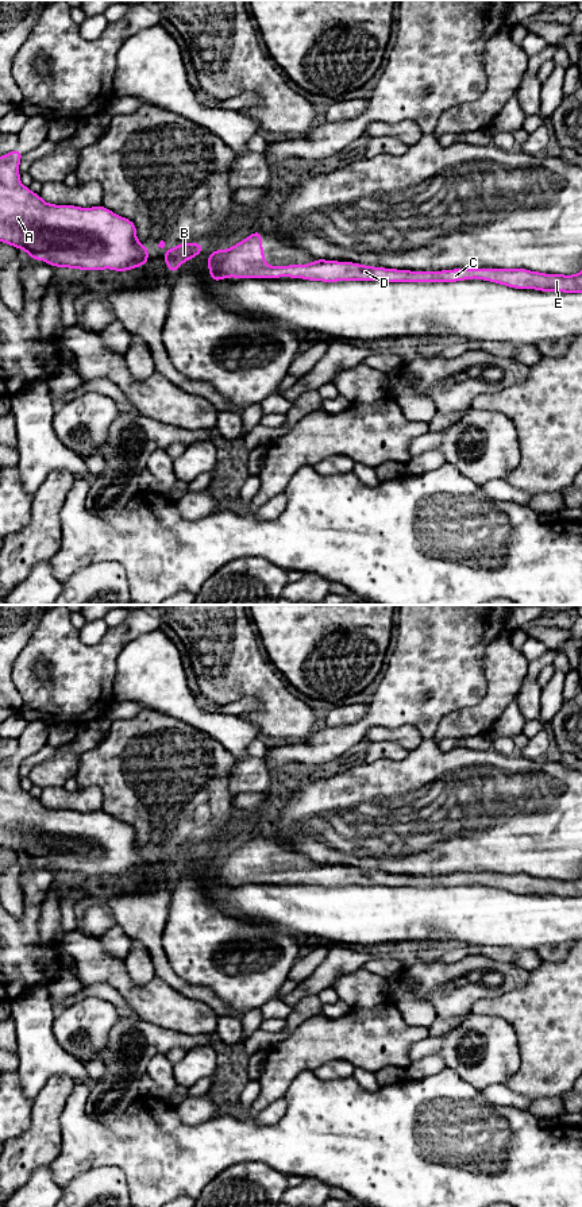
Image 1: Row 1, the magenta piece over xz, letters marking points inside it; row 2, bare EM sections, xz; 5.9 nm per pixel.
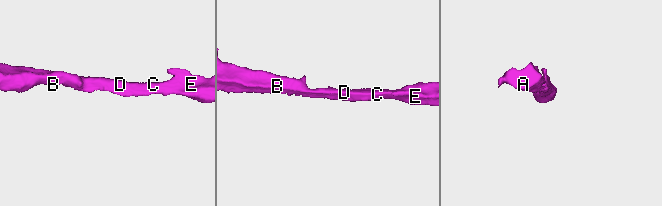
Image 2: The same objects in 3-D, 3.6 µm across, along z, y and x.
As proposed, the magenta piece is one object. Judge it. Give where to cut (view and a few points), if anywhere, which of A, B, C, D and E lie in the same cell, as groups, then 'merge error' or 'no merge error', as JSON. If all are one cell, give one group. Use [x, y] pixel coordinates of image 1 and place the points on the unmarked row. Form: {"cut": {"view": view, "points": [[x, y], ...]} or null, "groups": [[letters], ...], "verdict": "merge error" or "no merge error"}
{"cut": null, "groups": [["A", "B", "C", "D", "E"]], "verdict": "no merge error"}

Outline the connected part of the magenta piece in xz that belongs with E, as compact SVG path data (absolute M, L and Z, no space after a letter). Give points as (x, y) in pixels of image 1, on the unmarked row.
M262 838L250 841L227 855L209 857L207 871L213 887L223 883L305 883L307 886L386 886L386 887L456 887L483 884L514 894L582 898L582 876L574 880L544 879L527 874L454 874L411 876L365 871L354 867L316 864L308 869L267 871L263 863Z

